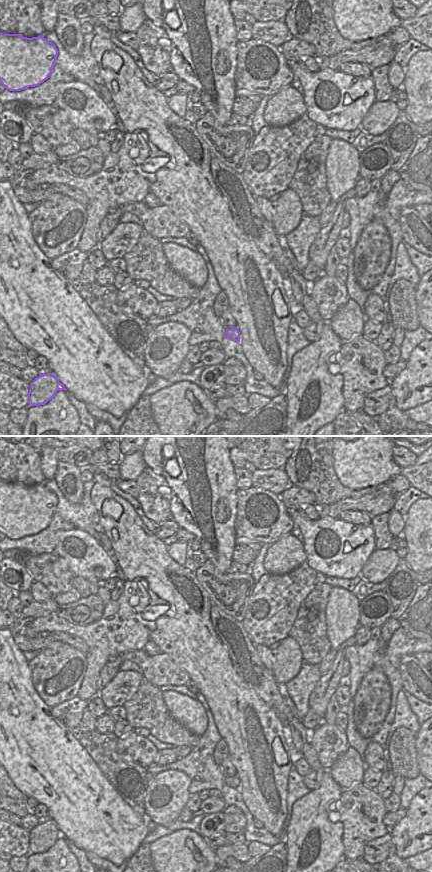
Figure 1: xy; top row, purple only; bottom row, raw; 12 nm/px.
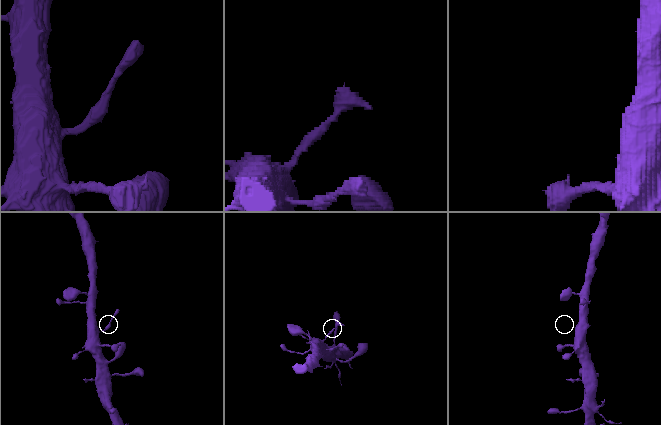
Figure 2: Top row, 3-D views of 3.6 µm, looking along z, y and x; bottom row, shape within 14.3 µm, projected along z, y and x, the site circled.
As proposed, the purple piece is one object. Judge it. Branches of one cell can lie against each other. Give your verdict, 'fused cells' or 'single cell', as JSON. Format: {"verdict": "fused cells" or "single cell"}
{"verdict": "single cell"}

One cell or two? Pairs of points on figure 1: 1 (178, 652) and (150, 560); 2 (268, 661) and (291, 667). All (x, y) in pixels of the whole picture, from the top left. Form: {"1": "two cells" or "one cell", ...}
{"1": "one cell", "2": "two cells"}

